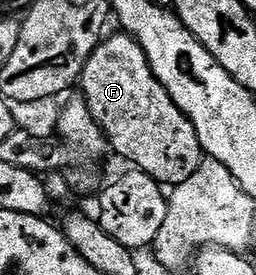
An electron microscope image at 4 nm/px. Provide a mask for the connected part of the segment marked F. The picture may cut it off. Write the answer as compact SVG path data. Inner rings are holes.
M115 34L101 40L84 66L80 78L84 103L104 130L109 148L116 150L128 165L145 171L161 185L186 181L202 158L198 133L154 77L142 47L128 35Z

